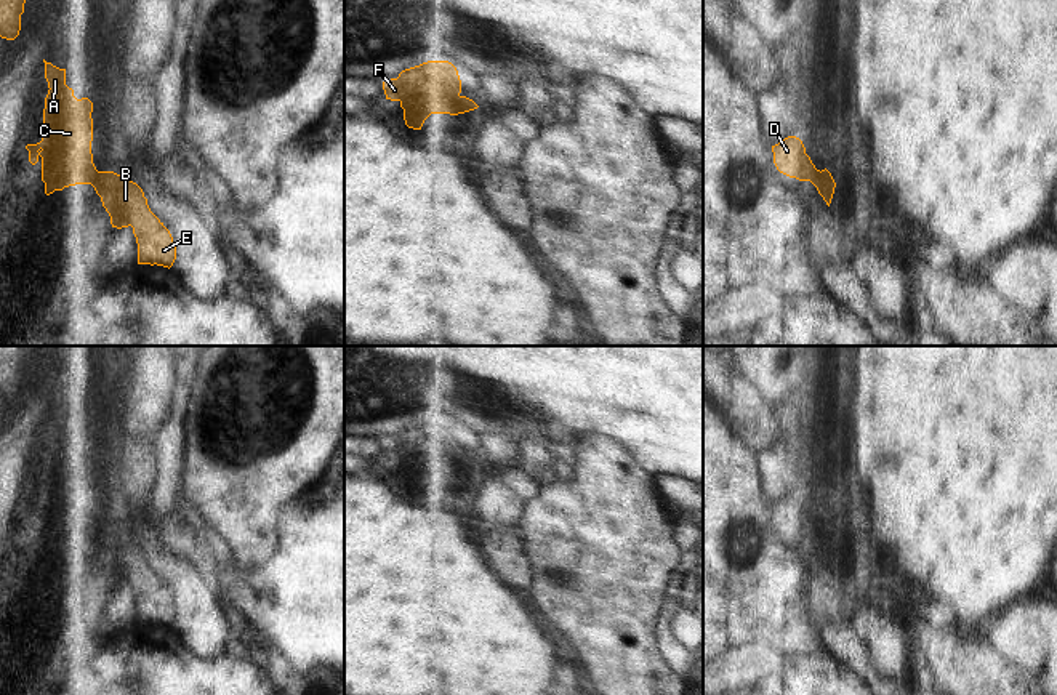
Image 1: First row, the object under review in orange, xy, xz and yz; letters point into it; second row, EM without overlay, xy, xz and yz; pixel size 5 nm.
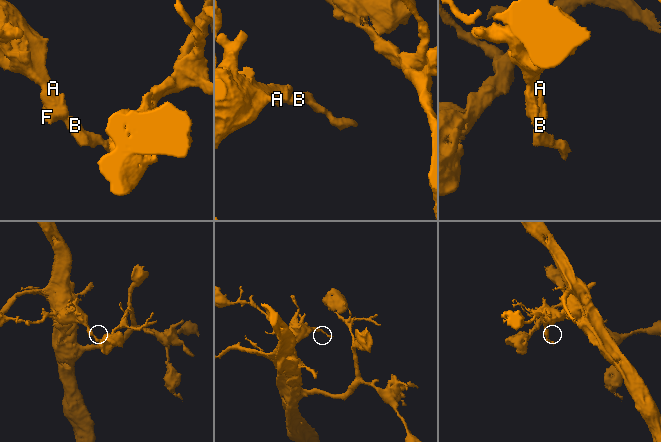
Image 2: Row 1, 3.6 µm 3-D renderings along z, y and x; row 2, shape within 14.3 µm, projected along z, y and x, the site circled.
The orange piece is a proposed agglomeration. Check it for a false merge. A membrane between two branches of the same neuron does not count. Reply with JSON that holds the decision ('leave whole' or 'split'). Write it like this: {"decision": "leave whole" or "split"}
{"decision": "leave whole"}

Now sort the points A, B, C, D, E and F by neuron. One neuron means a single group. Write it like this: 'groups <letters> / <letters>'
groups A B C D E F

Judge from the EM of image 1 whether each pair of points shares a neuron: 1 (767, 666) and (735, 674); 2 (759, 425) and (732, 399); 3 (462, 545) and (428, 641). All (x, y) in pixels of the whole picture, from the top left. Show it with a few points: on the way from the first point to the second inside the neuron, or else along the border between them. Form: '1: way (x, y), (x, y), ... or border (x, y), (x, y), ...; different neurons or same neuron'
1: way (759, 666), (743, 666); same neuron
2: way (753, 418), (739, 404); same neuron
3: way (438, 569), (428, 578), (428, 617); same neuron

